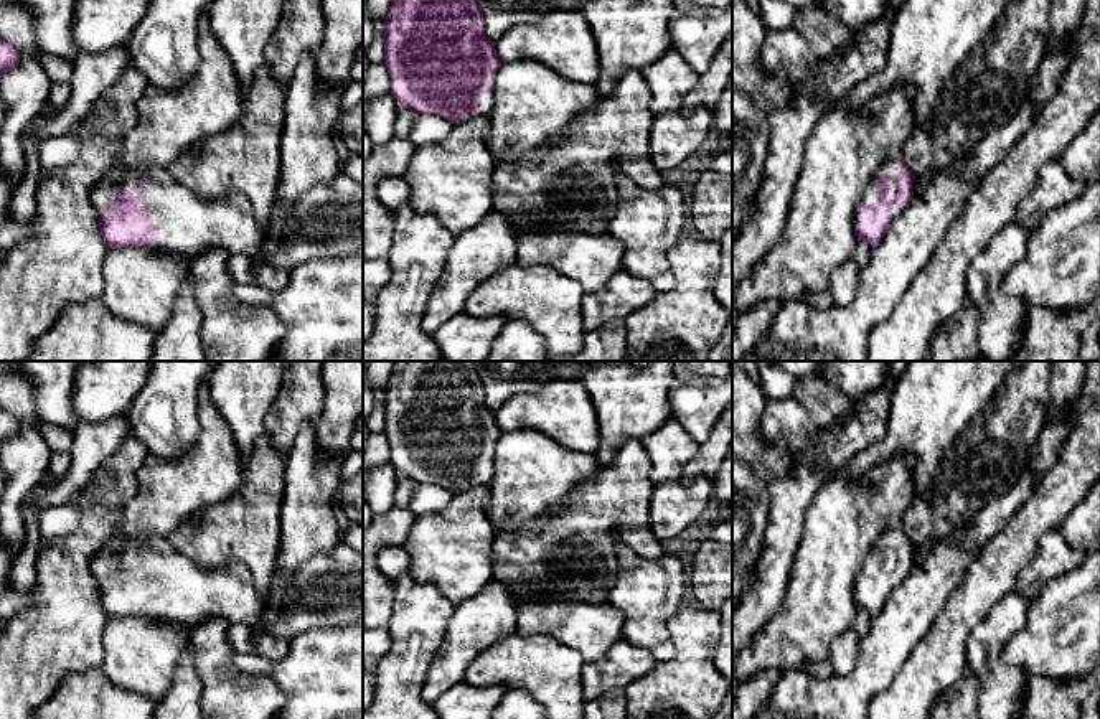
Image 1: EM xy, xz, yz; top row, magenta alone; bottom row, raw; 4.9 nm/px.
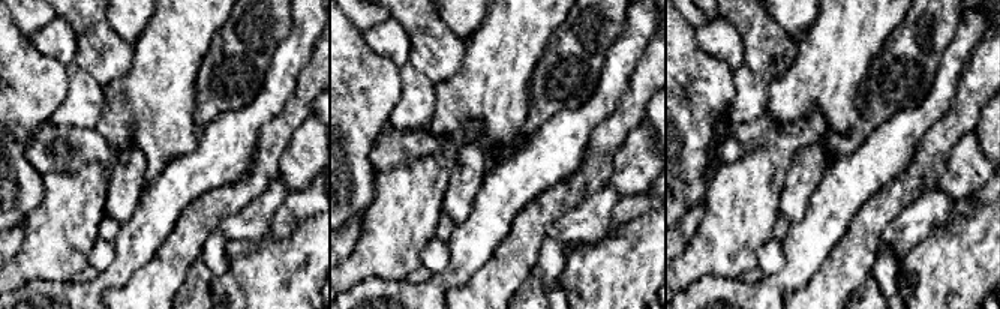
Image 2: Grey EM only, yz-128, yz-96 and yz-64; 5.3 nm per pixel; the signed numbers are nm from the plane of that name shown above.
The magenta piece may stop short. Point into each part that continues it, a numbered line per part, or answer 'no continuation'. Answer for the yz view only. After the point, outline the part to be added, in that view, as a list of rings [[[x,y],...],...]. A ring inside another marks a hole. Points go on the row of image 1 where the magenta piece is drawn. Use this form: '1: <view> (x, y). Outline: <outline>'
1: yz (891, 167). Outline: [[[892,158],[892,160],[887,160],[879,170],[876,170],[876,173],[871,176],[871,180],[869,180],[869,183],[867,183],[864,193],[863,193],[861,203],[858,204],[856,213],[854,213],[854,231],[856,231],[856,234],[859,234],[859,219],[863,216],[863,206],[872,204],[879,198],[876,181],[882,178],[884,172],[892,176],[892,218],[896,219],[902,213],[902,209],[896,203],[897,191],[899,191],[899,188],[897,188],[899,158]]]

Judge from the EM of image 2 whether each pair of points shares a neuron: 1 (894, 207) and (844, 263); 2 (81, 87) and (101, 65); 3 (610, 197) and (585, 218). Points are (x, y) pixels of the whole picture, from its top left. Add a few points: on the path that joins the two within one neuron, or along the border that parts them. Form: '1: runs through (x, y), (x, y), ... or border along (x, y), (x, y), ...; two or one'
1: runs through (880, 219), (864, 236), (858, 249); one
2: border along (74, 62), (101, 87); two
3: runs through (609, 207), (607, 216), (603, 221), (595, 221); one

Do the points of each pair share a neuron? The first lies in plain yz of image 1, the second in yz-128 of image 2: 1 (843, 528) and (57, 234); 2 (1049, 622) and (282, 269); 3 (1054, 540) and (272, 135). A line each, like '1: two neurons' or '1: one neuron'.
1: one neuron
2: one neuron
3: two neurons

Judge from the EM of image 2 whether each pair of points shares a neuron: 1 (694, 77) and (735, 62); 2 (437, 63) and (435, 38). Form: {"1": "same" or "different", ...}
{"1": "different", "2": "same"}

